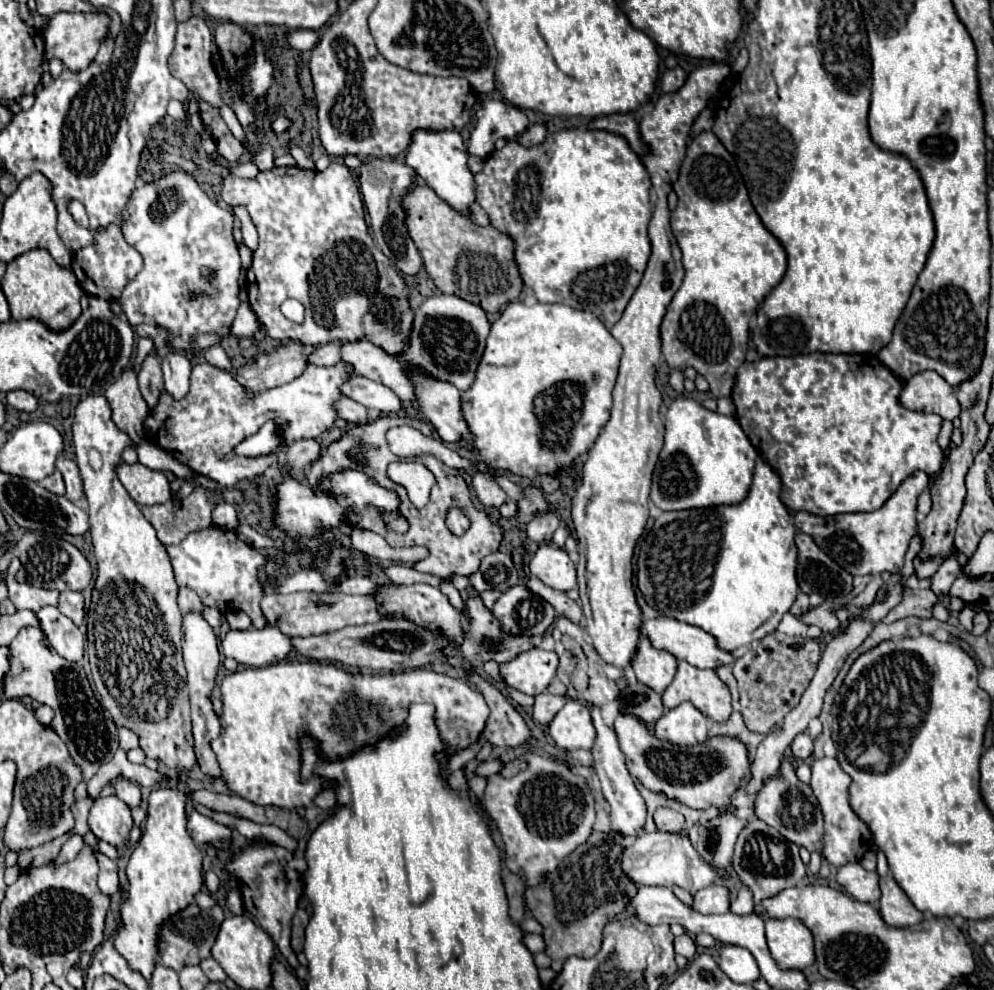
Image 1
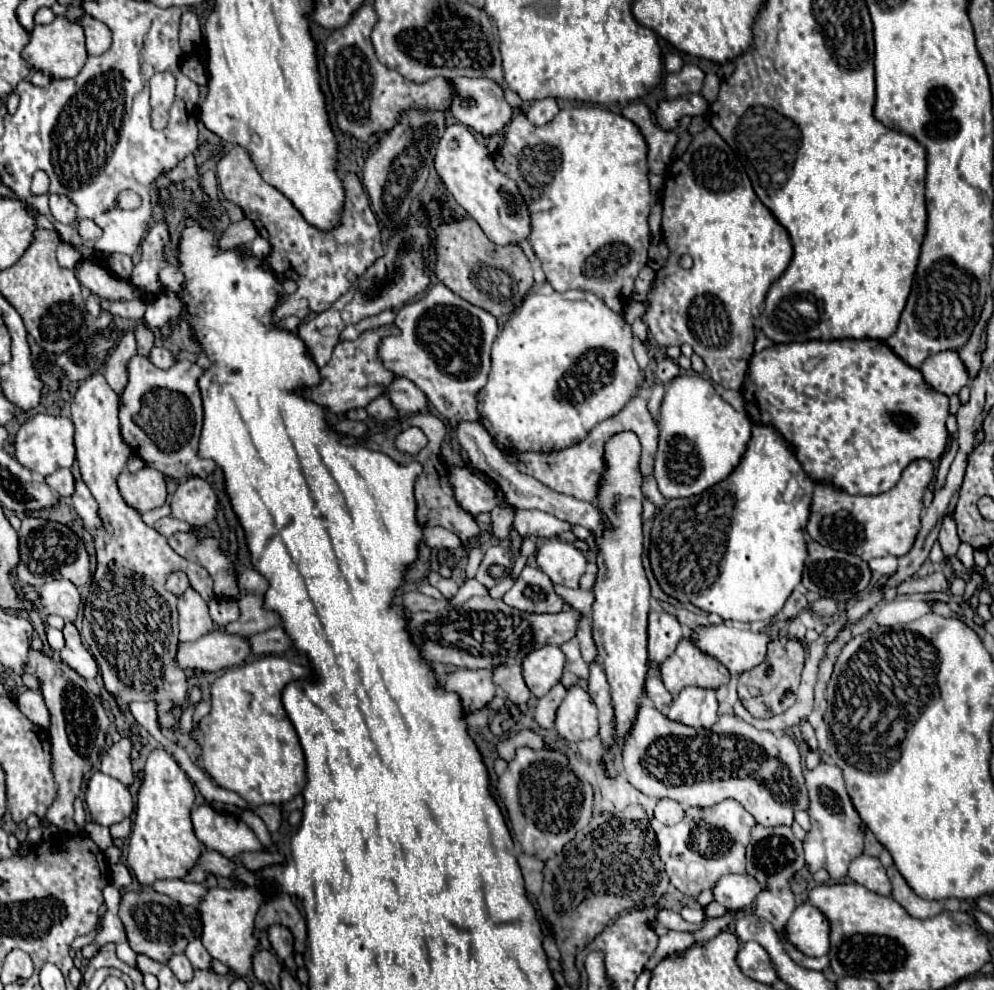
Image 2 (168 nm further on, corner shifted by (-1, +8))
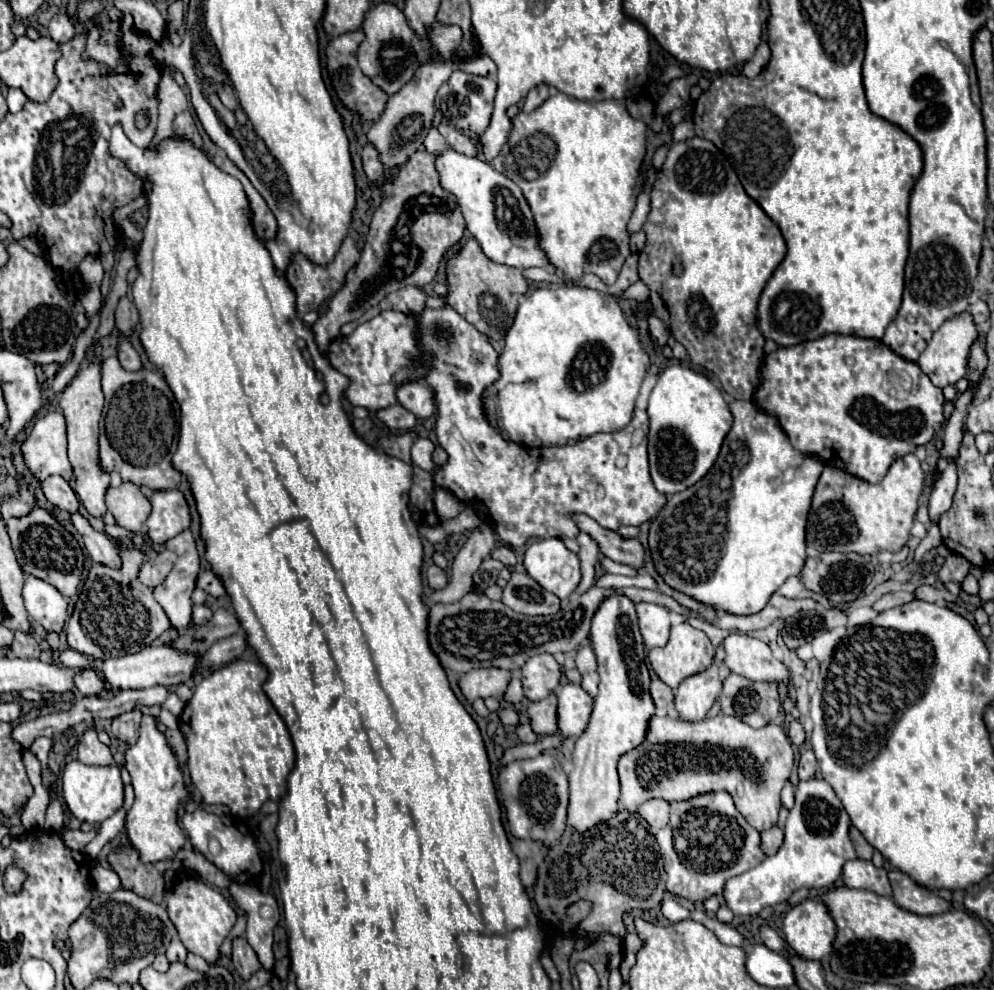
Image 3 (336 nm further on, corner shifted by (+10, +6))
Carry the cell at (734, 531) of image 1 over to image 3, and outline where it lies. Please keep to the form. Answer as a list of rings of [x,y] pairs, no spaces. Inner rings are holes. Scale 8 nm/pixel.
[[[734,400],[734,402],[730,402],[730,412],[734,416],[734,426],[732,426],[732,430],[728,432],[728,436],[726,436],[726,440],[722,444],[722,450],[720,450],[720,456],[718,456],[716,464],[712,466],[712,470],[700,482],[686,488],[684,492],[678,492],[674,496],[670,496],[668,502],[664,504],[664,508],[650,520],[648,548],[650,548],[652,560],[654,560],[656,572],[662,576],[662,580],[670,588],[694,598],[696,602],[702,602],[702,604],[710,606],[714,610],[732,612],[732,614],[738,614],[738,616],[748,616],[748,614],[760,612],[768,604],[770,596],[790,576],[798,576],[798,572],[804,566],[804,560],[806,560],[806,534],[804,534],[804,528],[806,528],[806,520],[808,520],[808,510],[810,510],[810,500],[812,500],[812,494],[814,494],[814,486],[816,486],[816,482],[818,482],[818,478],[822,474],[824,462],[818,456],[806,456],[806,454],[794,450],[790,446],[788,436],[784,434],[784,430],[778,428],[778,420],[774,416],[768,416],[766,412],[758,410],[752,402]]]

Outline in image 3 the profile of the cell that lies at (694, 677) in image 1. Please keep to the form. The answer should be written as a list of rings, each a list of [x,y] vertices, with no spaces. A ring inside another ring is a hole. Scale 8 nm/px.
[[[680,622],[680,624],[672,626],[668,644],[662,646],[662,648],[652,648],[648,658],[650,658],[652,670],[658,674],[658,678],[664,684],[668,684],[672,690],[676,690],[678,684],[684,678],[694,676],[696,672],[704,672],[704,668],[712,666],[712,662],[714,662],[714,646],[710,644],[710,640],[706,638],[704,632],[692,628],[688,622]]]

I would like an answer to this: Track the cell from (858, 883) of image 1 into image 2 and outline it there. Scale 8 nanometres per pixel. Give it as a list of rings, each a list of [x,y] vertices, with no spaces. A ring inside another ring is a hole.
[[[861,854],[859,858],[855,858],[849,866],[849,878],[861,886],[865,886],[871,892],[889,896],[891,894],[891,882],[885,874],[885,868],[881,866],[879,858]]]

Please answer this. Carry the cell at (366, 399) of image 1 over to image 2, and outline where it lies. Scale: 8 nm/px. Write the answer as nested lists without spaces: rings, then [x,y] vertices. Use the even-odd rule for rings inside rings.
[[[395,378],[395,386],[387,390],[387,396],[401,414],[415,414],[427,408],[427,396],[407,378]]]

